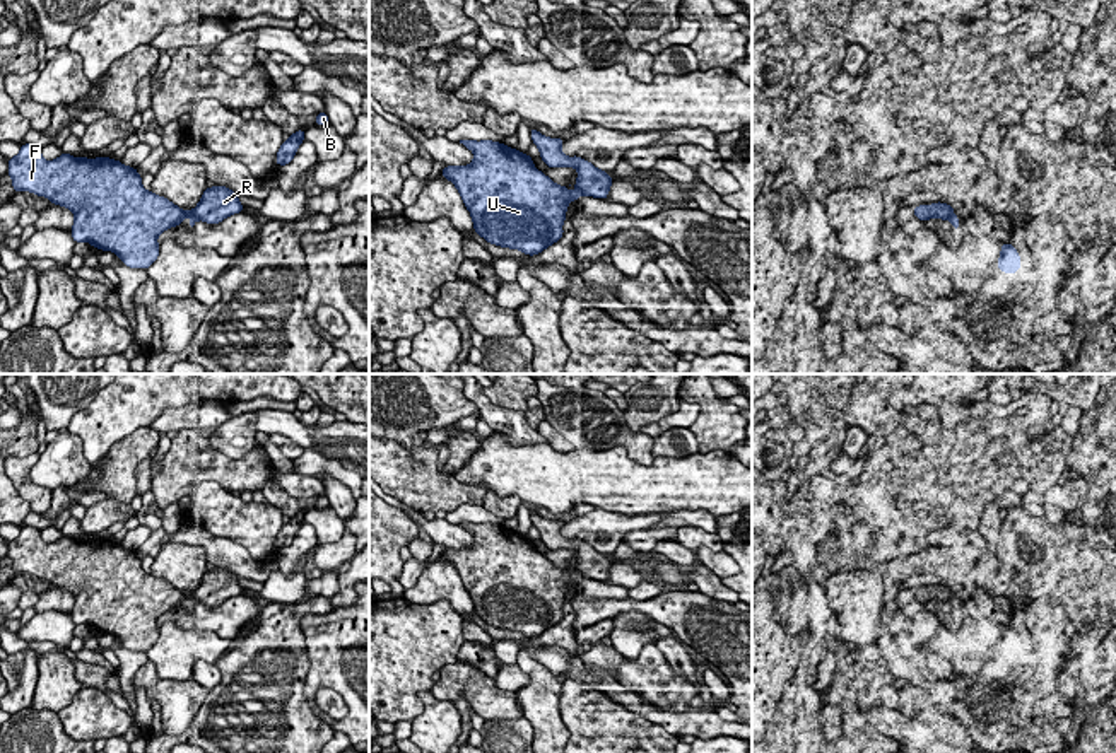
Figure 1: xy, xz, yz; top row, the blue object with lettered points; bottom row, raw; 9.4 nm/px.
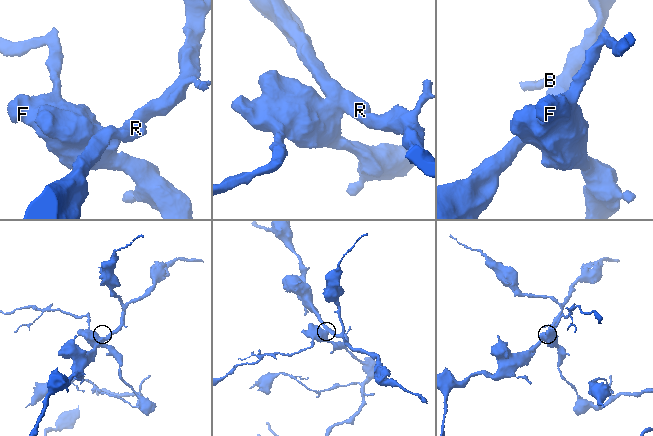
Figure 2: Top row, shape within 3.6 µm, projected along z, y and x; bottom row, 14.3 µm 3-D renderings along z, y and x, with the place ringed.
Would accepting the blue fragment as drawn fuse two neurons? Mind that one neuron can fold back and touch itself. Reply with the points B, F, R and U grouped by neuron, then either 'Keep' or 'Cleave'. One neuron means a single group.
Groups: B R / F U. Cleave

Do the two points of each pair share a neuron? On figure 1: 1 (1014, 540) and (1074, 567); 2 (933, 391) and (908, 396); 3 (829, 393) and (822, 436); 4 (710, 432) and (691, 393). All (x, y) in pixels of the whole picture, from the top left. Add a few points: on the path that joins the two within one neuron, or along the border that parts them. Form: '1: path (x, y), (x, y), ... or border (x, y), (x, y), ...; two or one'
1: path (1024, 533), (1058, 559); one
2: path (927, 391), (915, 391); one
3: path (822, 403), (822, 426); one
4: path (710, 422), (710, 408), (701, 400); one

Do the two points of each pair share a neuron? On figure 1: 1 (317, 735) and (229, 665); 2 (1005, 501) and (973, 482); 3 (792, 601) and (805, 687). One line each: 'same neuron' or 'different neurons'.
1: same neuron
2: different neurons
3: same neuron

